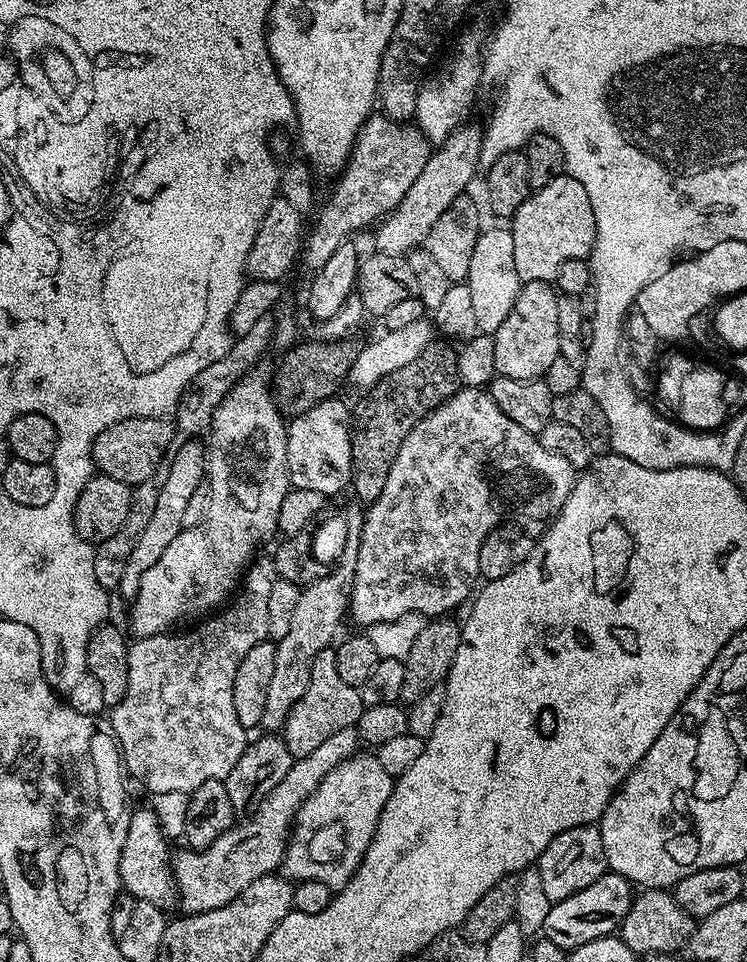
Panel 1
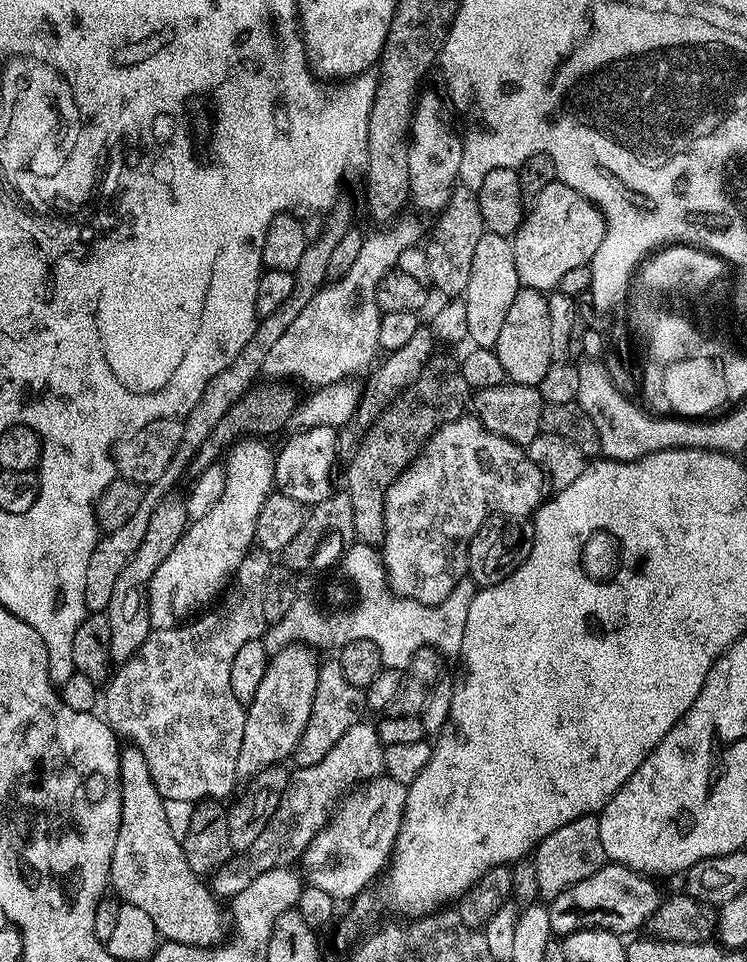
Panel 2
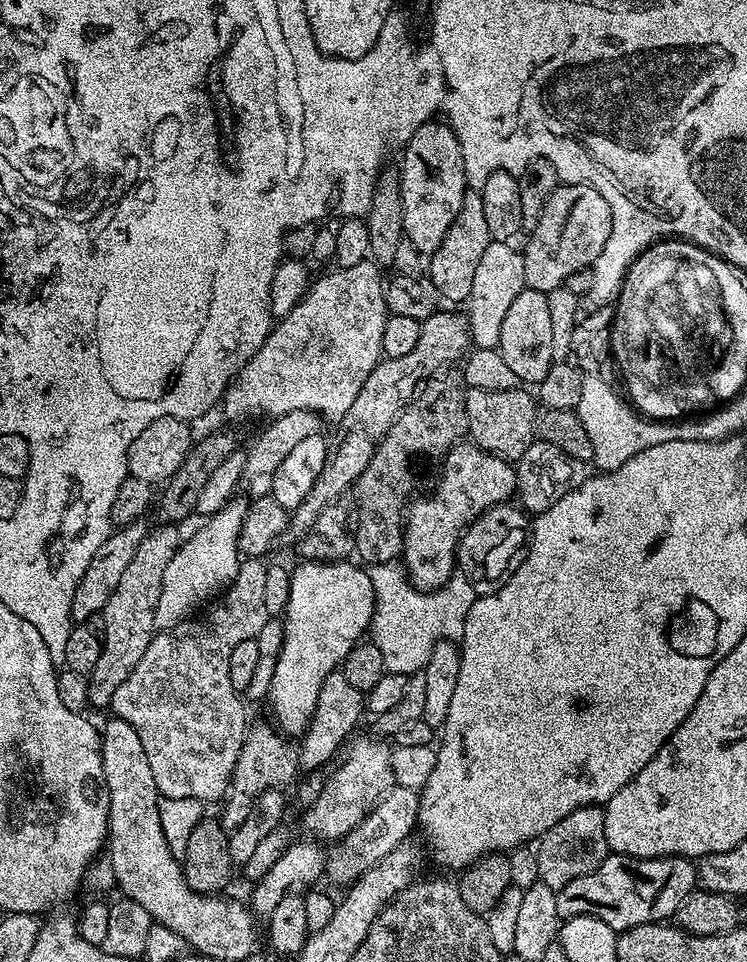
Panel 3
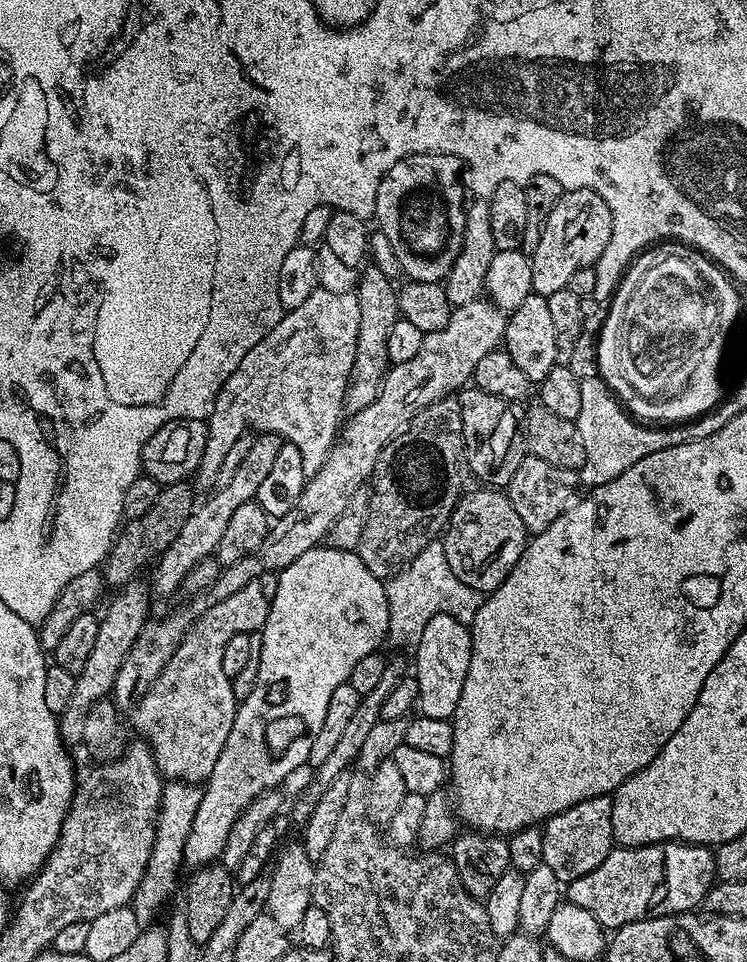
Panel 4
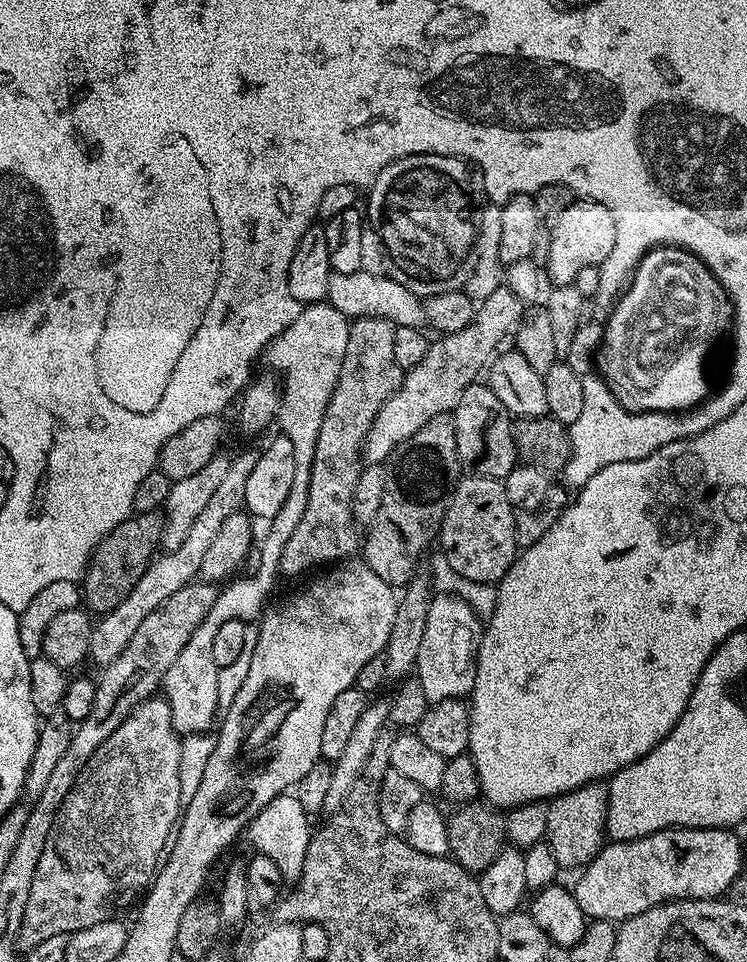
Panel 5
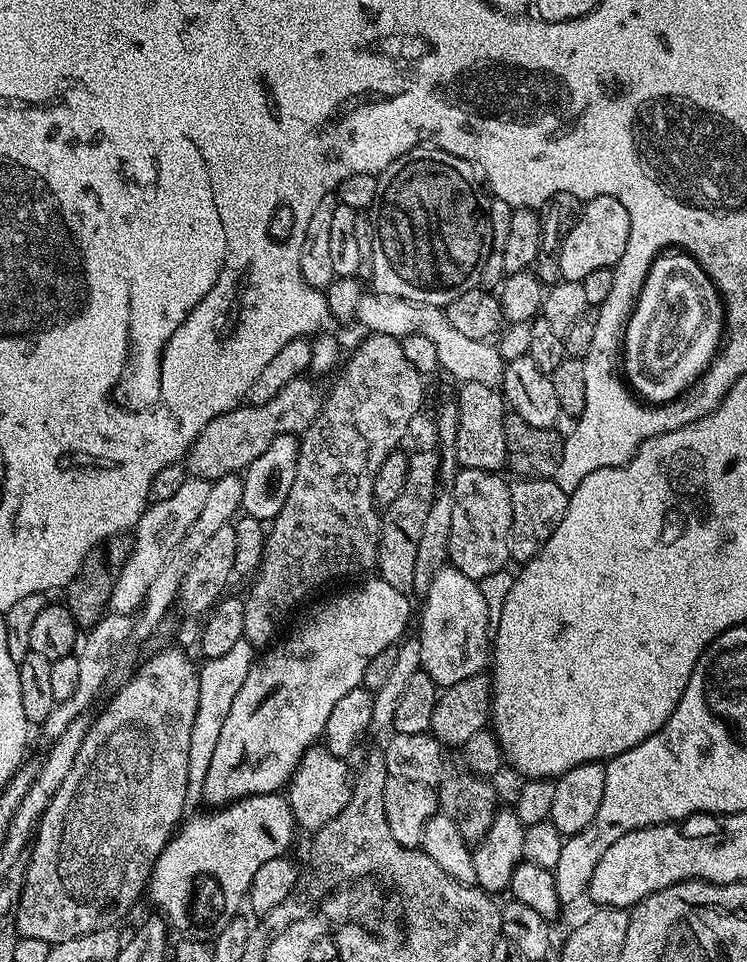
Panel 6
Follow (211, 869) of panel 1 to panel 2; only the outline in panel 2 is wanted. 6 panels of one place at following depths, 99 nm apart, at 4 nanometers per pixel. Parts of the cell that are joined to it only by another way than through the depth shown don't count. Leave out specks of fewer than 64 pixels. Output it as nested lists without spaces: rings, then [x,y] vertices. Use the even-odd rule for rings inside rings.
[[[361,722],[350,726],[350,730],[346,730],[338,742],[334,742],[334,747],[328,751],[326,758],[322,758],[322,762],[296,768],[288,777],[278,810],[274,810],[266,830],[258,834],[254,846],[229,856],[211,873],[210,887],[213,893],[220,898],[237,896],[246,890],[246,886],[250,886],[250,882],[254,882],[254,878],[266,874],[266,870],[295,865],[295,860],[297,863],[303,857],[306,846],[310,846],[318,830],[324,828],[341,797],[353,786],[373,780],[383,773],[384,749],[385,745],[380,743],[376,733],[376,724]]]

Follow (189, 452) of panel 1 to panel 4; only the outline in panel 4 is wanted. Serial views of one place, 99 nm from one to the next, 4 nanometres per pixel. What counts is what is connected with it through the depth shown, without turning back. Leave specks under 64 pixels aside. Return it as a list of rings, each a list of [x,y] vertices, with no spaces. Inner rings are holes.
[[[137,578],[123,585],[120,592],[112,601],[107,601],[108,609],[102,612],[102,619],[98,626],[98,635],[94,641],[94,651],[90,654],[86,666],[75,673],[76,685],[74,694],[70,698],[70,705],[60,714],[60,737],[67,745],[80,744],[83,741],[84,727],[86,727],[86,714],[96,700],[107,697],[113,691],[115,678],[123,660],[130,653],[138,634],[141,634],[145,623],[150,619],[148,613],[148,596],[150,588],[143,579]]]

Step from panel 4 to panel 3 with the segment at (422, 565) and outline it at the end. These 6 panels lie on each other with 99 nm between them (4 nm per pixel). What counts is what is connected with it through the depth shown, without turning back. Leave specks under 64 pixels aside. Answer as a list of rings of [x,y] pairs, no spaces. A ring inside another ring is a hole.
[[[373,564],[370,575],[376,591],[376,609],[372,615],[370,642],[378,646],[378,650],[382,650],[382,658],[386,662],[388,671],[407,677],[423,673],[429,658],[437,651],[441,642],[456,642],[463,636],[466,614],[470,614],[470,606],[474,606],[477,597],[474,586],[464,575],[454,574],[442,587],[435,588],[432,592],[421,592],[420,589],[409,586],[407,575],[392,564]]]

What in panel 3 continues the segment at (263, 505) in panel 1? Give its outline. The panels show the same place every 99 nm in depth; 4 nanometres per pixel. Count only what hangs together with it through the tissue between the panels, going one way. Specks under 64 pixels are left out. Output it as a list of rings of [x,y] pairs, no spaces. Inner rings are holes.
[[[233,498],[221,512],[207,517],[189,540],[187,537],[181,543],[174,558],[166,565],[166,574],[162,574],[162,594],[158,594],[158,606],[154,610],[157,629],[167,630],[189,619],[199,604],[207,605],[215,592],[222,591],[235,578],[242,563],[238,538],[247,509],[245,501]]]

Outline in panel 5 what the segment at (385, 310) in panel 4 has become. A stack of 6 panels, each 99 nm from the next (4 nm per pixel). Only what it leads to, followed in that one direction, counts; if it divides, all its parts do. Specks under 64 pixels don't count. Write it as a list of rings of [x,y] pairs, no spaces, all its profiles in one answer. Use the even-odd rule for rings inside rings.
[[[362,316],[353,319],[348,325],[346,338],[346,358],[342,358],[342,370],[338,374],[338,382],[334,386],[334,394],[330,398],[330,406],[326,406],[326,414],[322,418],[322,430],[318,430],[318,446],[314,446],[314,462],[312,463],[312,477],[310,498],[306,502],[306,514],[302,514],[302,522],[290,534],[290,542],[282,550],[280,572],[288,576],[300,576],[319,564],[332,566],[337,562],[347,561],[361,551],[362,528],[352,516],[352,499],[356,490],[356,483],[360,477],[362,449],[368,438],[368,431],[376,420],[378,410],[400,388],[404,381],[405,369],[398,366],[394,358],[394,334],[396,325],[386,318]]]

